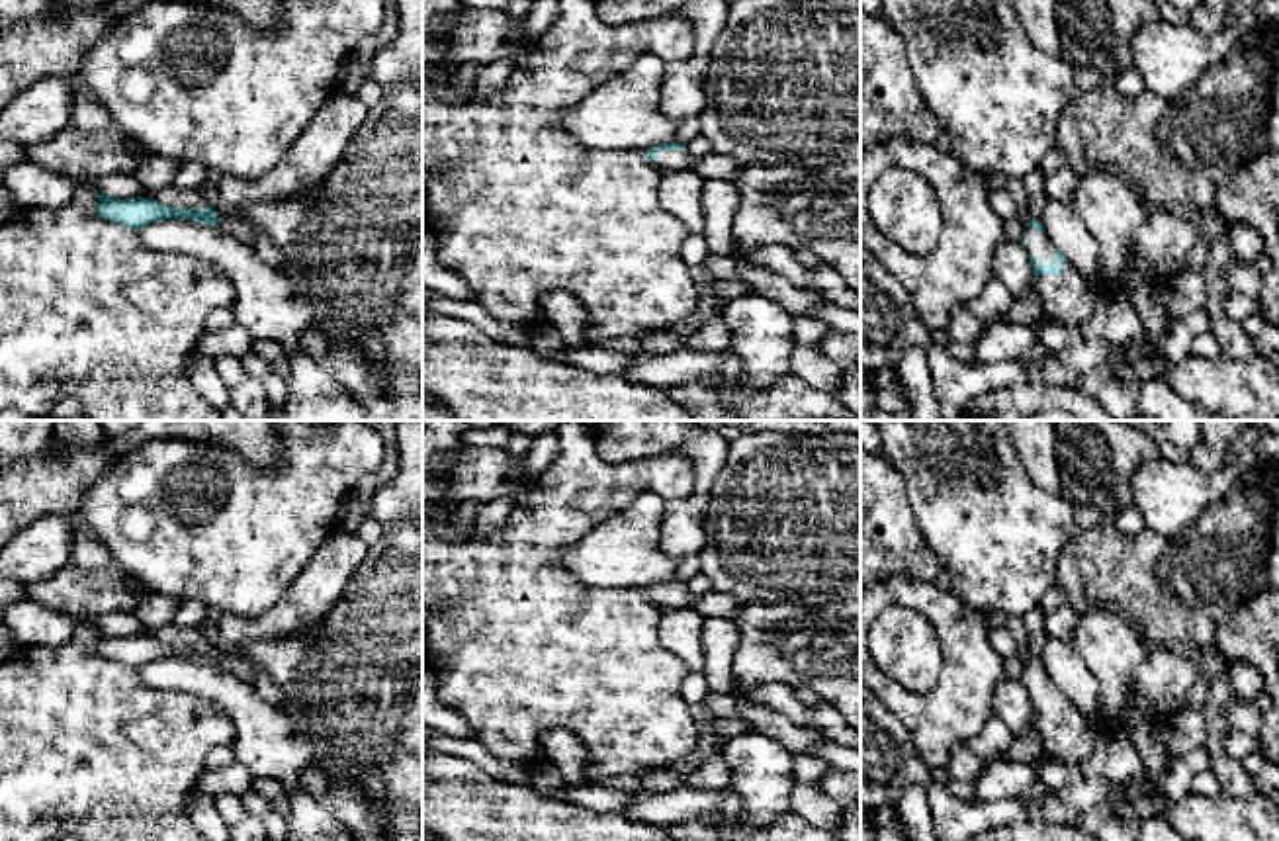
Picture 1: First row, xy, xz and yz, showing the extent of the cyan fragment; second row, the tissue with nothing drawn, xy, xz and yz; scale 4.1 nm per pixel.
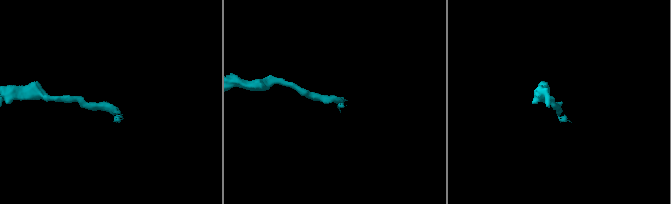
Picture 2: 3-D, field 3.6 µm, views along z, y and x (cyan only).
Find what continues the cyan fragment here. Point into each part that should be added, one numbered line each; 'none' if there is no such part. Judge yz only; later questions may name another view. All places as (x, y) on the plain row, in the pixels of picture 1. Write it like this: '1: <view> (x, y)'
1: yz (1039, 683)

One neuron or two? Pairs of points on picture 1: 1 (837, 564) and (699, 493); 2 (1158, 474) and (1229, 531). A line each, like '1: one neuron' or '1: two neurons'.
1: two neurons
2: two neurons

